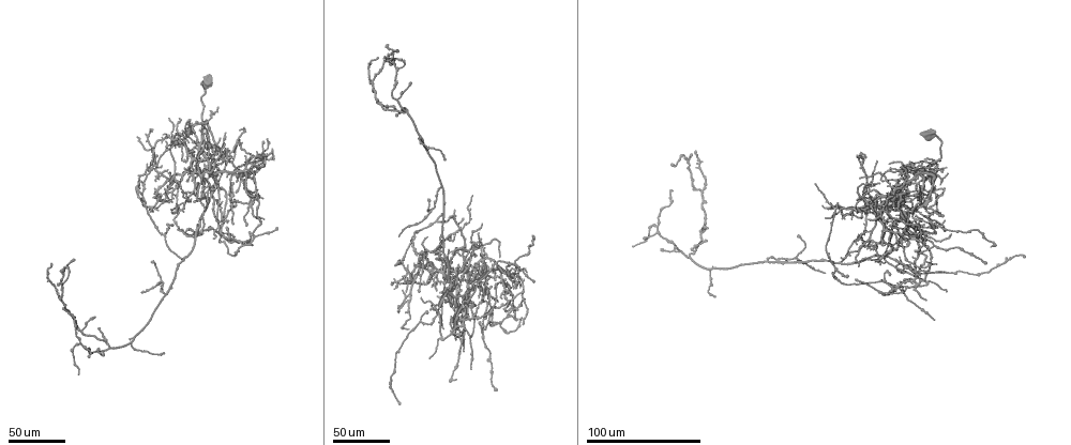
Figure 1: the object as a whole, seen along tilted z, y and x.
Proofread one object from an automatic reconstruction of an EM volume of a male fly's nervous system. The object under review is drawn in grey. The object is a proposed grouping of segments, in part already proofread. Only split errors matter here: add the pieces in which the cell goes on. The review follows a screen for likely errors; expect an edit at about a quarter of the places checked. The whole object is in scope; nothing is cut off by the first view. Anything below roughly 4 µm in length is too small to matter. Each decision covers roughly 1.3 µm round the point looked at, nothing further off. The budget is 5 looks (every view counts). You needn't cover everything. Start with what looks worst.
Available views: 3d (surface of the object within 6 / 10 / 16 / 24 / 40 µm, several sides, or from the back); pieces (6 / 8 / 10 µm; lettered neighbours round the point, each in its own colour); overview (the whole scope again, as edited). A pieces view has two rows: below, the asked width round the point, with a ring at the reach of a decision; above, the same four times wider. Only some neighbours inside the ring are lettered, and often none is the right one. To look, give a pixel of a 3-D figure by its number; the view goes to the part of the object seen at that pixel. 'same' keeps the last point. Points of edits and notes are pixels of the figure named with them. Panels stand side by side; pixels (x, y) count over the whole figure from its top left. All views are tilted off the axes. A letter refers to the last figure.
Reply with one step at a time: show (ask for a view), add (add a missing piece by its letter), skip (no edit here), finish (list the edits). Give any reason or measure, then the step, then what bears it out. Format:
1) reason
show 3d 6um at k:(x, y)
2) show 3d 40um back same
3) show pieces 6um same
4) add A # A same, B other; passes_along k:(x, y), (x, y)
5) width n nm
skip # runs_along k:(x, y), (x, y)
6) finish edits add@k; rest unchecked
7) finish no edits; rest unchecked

thin end
show 3d 24um at 1:(397, 236)

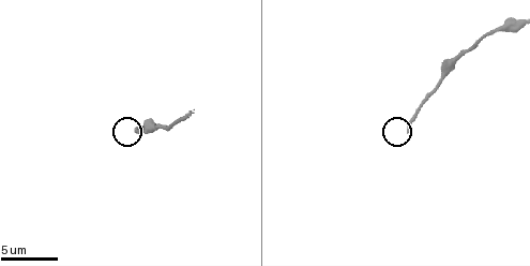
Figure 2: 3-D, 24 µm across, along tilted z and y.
what lies round it
show pieces 6um at 2:(407, 130)

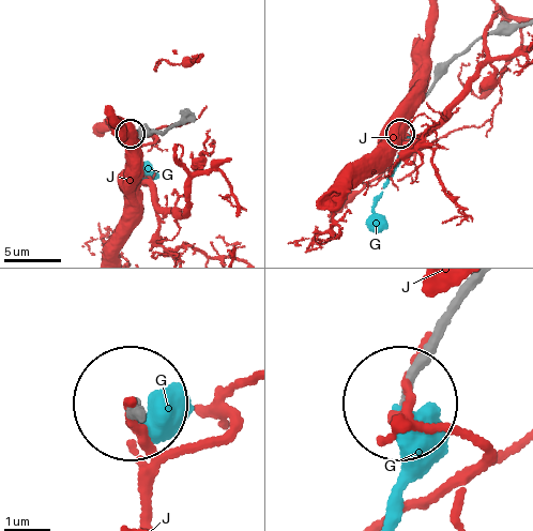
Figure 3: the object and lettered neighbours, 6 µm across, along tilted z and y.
width 190 nm
add G # G same, J other; the cell continues

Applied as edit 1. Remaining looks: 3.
show 3d 40um at 1:(78, 373)

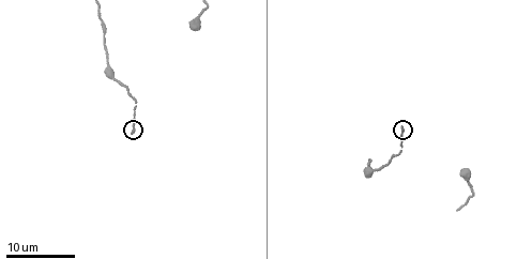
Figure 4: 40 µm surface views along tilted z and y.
show pieces 10um at 4:(401, 128)

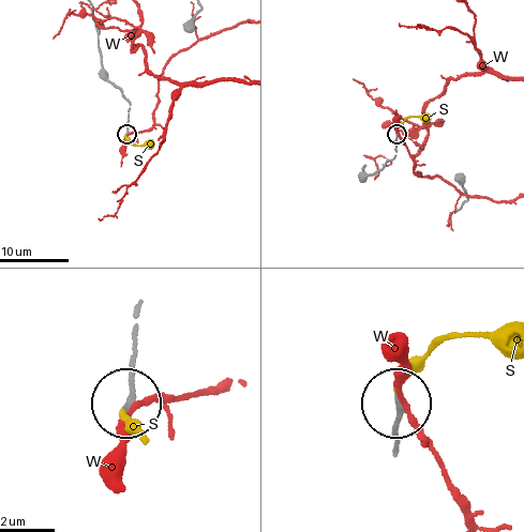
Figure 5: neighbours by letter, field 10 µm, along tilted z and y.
add S # S same, W other; passes_along 5:(131, 347), (133, 390), (121, 420), (143, 438); it goes on there

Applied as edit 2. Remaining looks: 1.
finish edits add@3, add@5; rest unchecked

